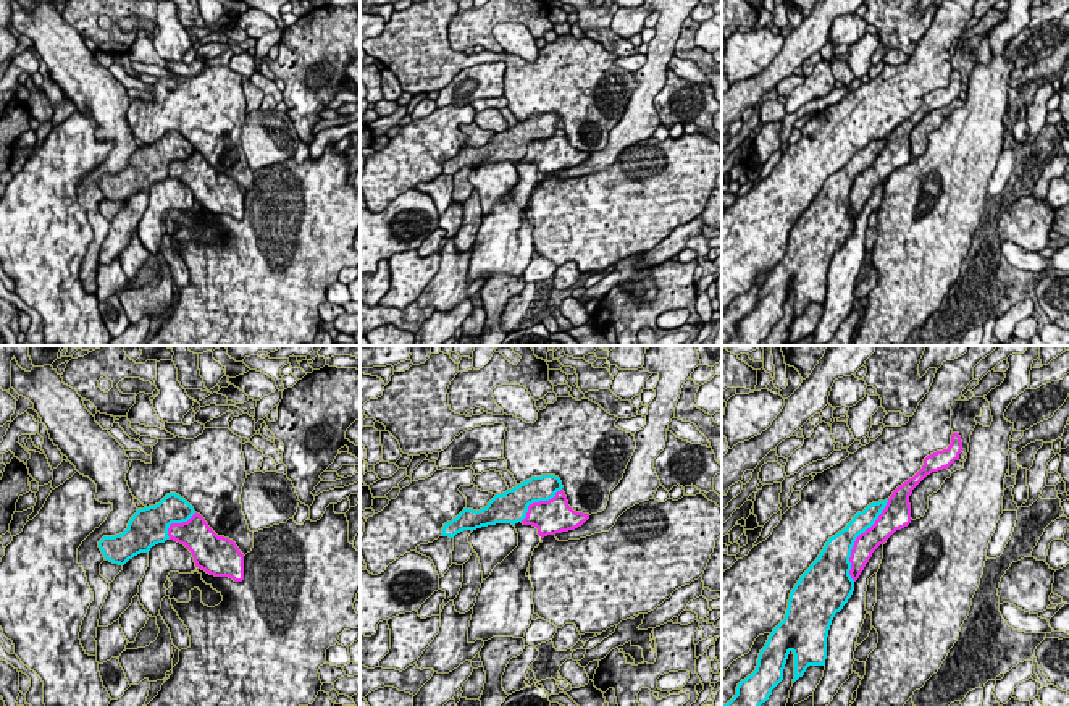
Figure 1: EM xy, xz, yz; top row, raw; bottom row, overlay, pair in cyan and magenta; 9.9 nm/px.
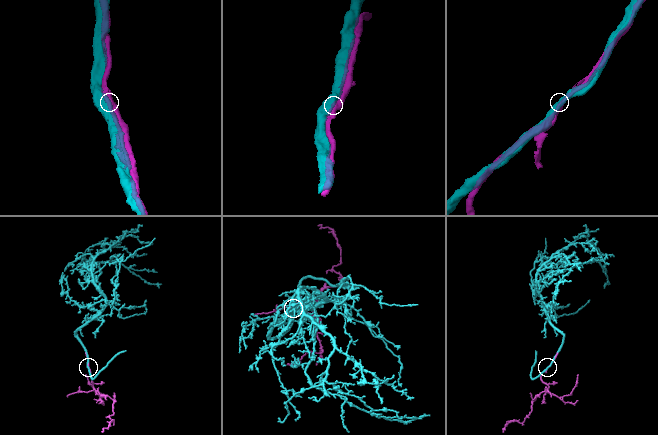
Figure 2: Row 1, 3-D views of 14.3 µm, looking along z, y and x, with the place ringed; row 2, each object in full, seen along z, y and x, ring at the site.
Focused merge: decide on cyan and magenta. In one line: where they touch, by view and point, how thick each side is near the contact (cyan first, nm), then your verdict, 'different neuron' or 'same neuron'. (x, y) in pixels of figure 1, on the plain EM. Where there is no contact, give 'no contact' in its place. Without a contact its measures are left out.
yz (855, 178) | 280/220 nm | same neuron

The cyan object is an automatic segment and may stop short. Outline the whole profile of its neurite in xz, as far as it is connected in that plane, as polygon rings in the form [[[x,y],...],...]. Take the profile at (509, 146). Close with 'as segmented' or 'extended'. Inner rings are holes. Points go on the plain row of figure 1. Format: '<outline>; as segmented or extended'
[[[555,113],[531,115],[530,118],[496,132],[480,149],[463,147],[455,157],[444,162],[442,174],[454,176],[463,168],[476,168],[496,162],[533,163],[541,176],[581,165],[589,152],[576,150],[568,144]]]; extended

